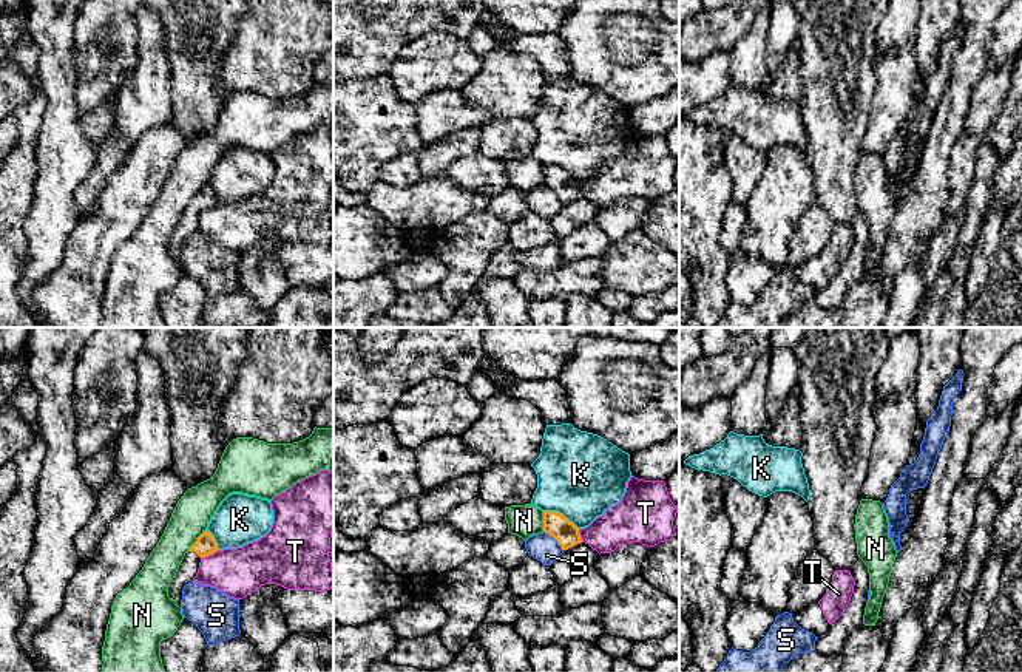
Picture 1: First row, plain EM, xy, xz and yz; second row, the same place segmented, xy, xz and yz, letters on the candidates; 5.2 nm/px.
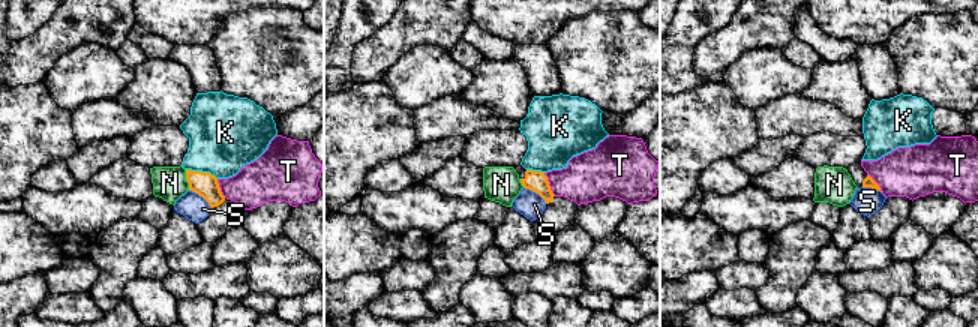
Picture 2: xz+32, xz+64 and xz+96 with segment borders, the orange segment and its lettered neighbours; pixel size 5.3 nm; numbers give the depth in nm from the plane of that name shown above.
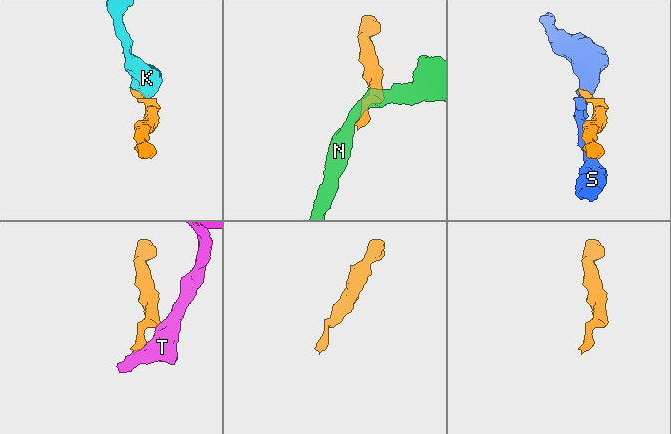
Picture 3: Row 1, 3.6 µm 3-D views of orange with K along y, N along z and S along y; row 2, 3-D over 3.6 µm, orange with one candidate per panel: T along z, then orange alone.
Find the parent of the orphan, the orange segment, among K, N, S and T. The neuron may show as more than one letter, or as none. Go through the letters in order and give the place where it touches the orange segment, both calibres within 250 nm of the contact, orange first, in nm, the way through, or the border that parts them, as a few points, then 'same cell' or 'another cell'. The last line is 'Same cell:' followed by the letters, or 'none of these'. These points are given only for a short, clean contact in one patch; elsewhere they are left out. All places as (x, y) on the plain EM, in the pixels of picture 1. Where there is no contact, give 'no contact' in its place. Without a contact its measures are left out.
K: xz (559, 167) | 130/460 nm | along xz (544, 164), (558, 164), (578, 183) | another cell
N: xy (198, 193) | 110/200 nm | another cell
S: xz (554, 192) | 130/140 nm | another cell
T: xy (209, 207) | 110/260 nm | another cell
Same cell: none of these

